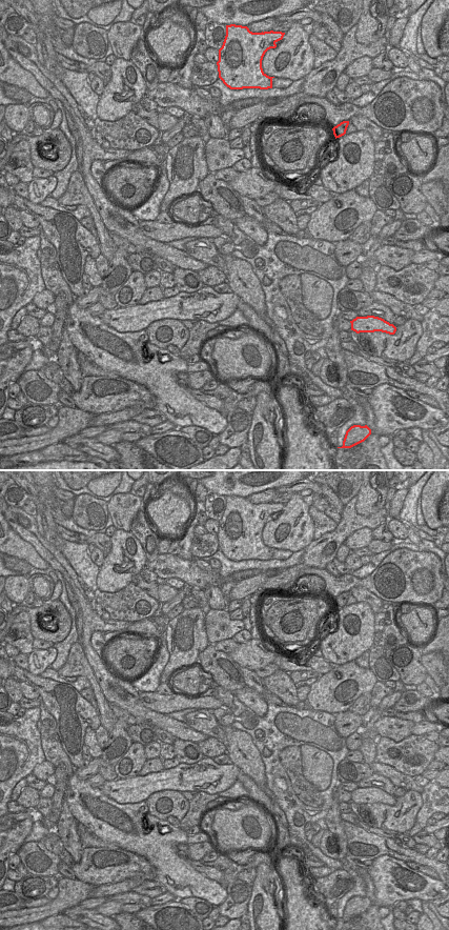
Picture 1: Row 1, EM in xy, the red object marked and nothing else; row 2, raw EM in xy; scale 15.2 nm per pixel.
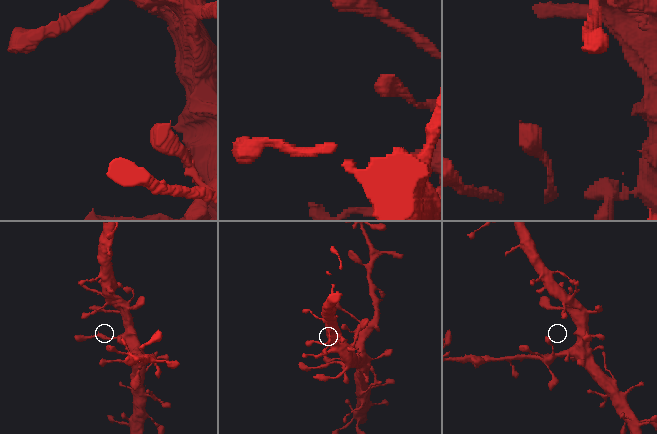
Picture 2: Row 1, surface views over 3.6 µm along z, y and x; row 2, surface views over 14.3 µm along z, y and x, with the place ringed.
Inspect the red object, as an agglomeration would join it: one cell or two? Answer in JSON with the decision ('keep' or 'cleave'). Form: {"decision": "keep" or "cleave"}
{"decision": "keep"}

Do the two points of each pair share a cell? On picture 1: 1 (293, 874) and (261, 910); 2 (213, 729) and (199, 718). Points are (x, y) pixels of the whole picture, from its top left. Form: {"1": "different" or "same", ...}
{"1": "different", "2": "same"}

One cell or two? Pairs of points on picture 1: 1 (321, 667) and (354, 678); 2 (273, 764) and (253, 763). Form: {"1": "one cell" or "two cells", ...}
{"1": "two cells", "2": "two cells"}

